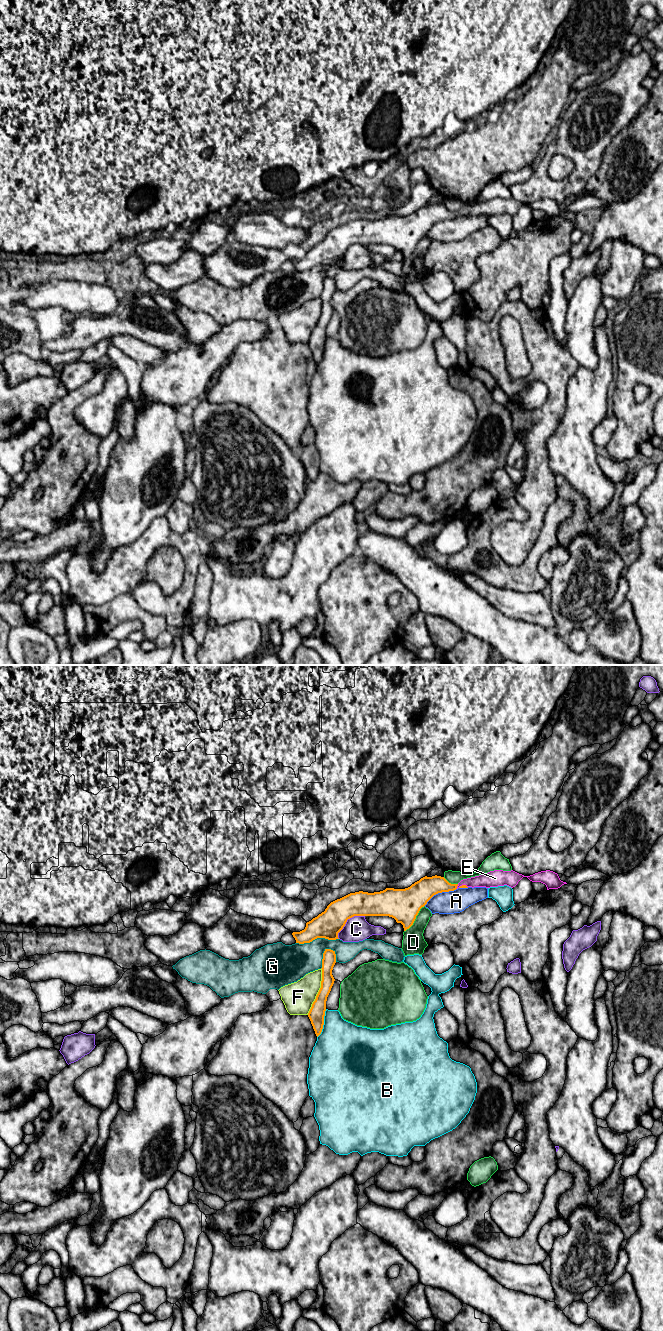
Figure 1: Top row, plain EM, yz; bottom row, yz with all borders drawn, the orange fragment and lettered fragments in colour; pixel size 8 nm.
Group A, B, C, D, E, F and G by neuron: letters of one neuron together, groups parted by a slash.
A / B / C / D / E / F / G

